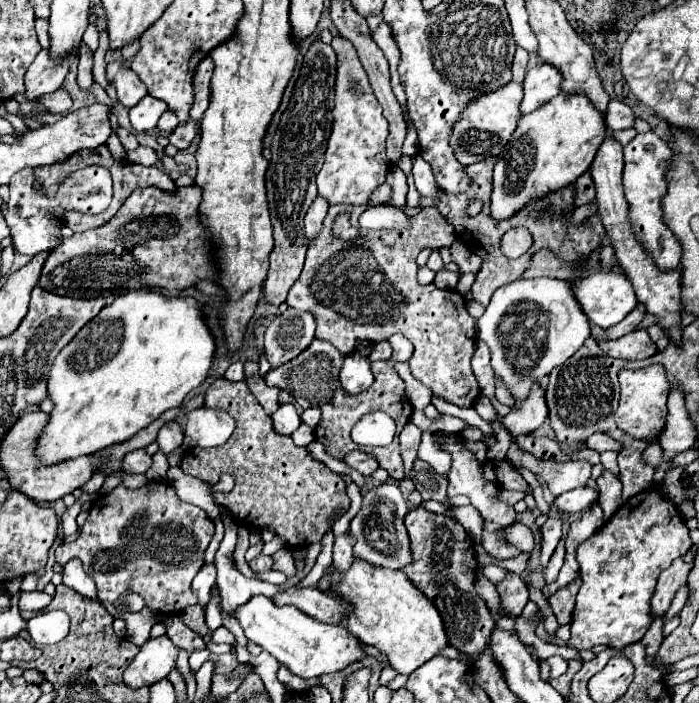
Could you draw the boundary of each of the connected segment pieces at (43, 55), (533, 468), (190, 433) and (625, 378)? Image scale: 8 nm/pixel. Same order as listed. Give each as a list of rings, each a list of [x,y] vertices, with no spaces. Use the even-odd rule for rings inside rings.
[[[47,49],[39,51],[39,55],[35,57],[35,61],[25,73],[25,97],[29,101],[37,101],[41,95],[57,91],[75,57],[77,57],[77,49],[75,55],[71,55],[71,59],[67,59],[67,63],[59,67],[59,71],[55,71],[55,67],[51,67],[51,59],[47,59]],[[51,71],[55,71],[55,75],[51,75]]]
[[[511,443],[509,461],[511,463],[523,463],[531,473],[541,477],[549,485],[553,495],[561,495],[565,491],[583,487],[591,477],[589,461],[583,461],[583,459],[575,459],[575,461],[567,461],[567,463],[539,461],[533,455],[523,453],[515,443]]]
[[[197,407],[187,413],[183,449],[193,447],[219,447],[235,429],[235,421],[229,413],[211,407]]]
[[[651,365],[637,371],[623,369],[619,373],[619,381],[621,381],[621,397],[619,397],[619,409],[615,413],[615,423],[625,433],[637,439],[659,435],[665,427],[665,417],[667,417],[667,385],[669,385],[663,367]]]

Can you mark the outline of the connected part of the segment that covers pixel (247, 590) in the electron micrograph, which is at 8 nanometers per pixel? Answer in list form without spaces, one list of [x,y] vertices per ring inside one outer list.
[[[229,511],[222,512],[221,519],[225,523],[225,537],[223,537],[221,547],[219,547],[217,555],[215,555],[215,563],[219,567],[217,587],[219,587],[219,593],[221,593],[221,609],[223,609],[223,613],[233,617],[237,607],[245,605],[251,597],[255,597],[255,595],[273,597],[277,591],[283,589],[283,585],[271,585],[271,583],[265,583],[265,581],[257,581],[253,577],[245,577],[229,561],[229,553],[233,553],[233,549],[235,549],[239,523],[235,521],[235,515],[231,515]]]

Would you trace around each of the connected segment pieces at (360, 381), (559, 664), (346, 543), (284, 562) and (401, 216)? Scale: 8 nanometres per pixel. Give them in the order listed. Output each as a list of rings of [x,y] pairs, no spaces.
[[[359,351],[345,357],[343,367],[339,371],[339,383],[347,395],[361,393],[373,383],[373,375],[371,375],[369,365],[371,365],[369,359],[365,355],[361,355]]]
[[[552,656],[551,659],[547,659],[547,663],[551,665],[551,677],[559,677],[568,669],[567,661],[561,656]]]
[[[349,529],[335,537],[335,545],[333,545],[333,565],[337,571],[347,571],[347,567],[351,565],[353,559],[353,545],[355,539],[349,535]]]
[[[281,549],[271,557],[273,557],[273,570],[285,572],[287,577],[295,577],[297,575],[293,557],[291,557],[291,553],[287,549]]]
[[[393,205],[371,207],[359,217],[361,229],[403,229],[409,225],[409,217],[403,209]]]

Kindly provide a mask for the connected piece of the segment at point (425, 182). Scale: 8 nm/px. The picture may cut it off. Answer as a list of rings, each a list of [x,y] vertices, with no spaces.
[[[413,155],[411,159],[413,159],[413,177],[415,177],[417,191],[421,195],[435,195],[437,187],[435,187],[431,165],[421,155]]]

